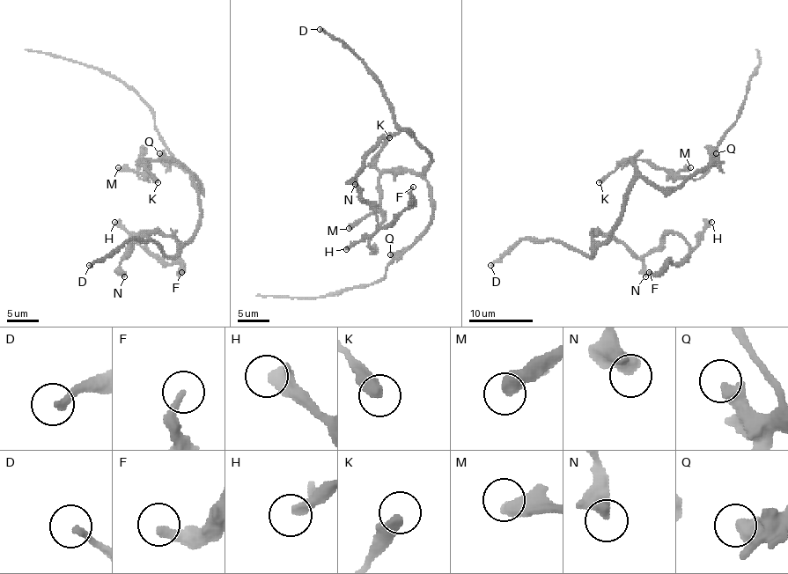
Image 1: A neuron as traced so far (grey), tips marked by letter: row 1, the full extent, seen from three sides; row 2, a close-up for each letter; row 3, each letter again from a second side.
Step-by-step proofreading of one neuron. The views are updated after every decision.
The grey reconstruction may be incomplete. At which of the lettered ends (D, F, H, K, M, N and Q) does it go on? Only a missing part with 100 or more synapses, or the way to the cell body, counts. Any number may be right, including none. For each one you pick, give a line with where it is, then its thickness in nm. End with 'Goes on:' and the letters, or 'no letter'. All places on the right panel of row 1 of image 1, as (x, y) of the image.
Goes on: no letter

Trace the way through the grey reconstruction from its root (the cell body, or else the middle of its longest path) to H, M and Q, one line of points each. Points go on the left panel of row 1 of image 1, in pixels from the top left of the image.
H: (193, 180), (201, 224), (187, 241), (143, 233), (126, 257), (134, 238), (146, 237), (143, 247), (114, 222)
M: (193, 180), (193, 176), (175, 161), (148, 159), (148, 169), (145, 172), (121, 171), (118, 167)
Q: (193, 180), (195, 177), (201, 188), (201, 184), (191, 174), (159, 153)

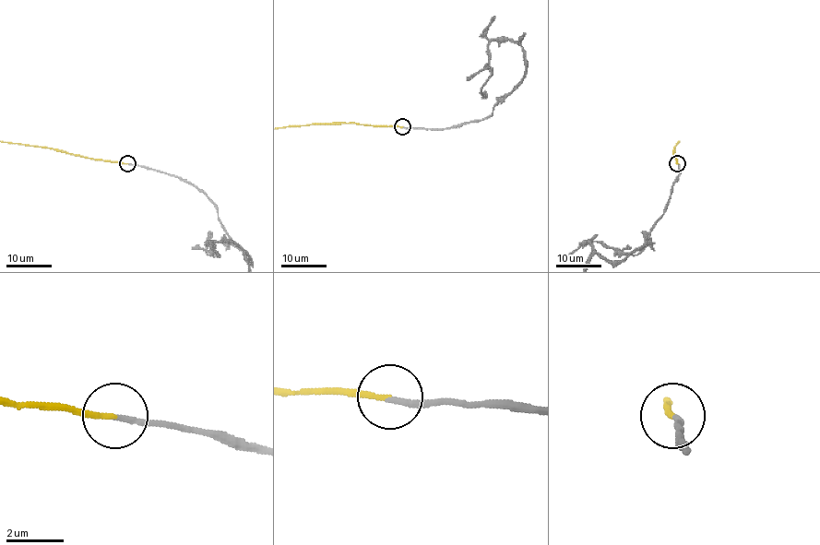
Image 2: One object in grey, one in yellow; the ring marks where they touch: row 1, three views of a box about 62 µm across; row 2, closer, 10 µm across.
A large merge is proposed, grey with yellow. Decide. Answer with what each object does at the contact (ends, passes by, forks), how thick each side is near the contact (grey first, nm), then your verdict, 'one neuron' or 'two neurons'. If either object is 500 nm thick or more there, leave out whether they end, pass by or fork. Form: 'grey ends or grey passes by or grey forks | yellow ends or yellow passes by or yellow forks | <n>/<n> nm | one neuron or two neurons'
grey ends | yellow ends | 180/190 nm | one neuron

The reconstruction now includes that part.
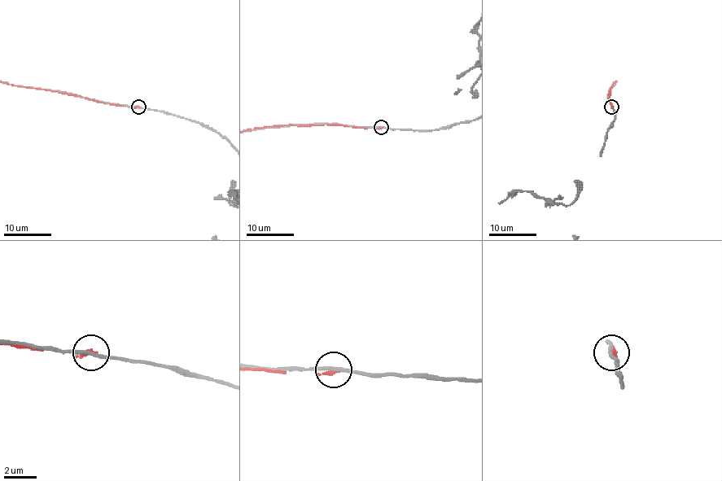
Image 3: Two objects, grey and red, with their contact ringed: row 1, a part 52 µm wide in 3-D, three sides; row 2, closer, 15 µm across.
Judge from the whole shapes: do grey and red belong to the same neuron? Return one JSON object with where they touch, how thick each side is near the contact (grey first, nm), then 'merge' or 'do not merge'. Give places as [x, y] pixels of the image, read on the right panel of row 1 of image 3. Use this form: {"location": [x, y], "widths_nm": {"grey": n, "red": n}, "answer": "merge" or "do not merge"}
{"location": [611, 107], "widths_nm": {"grey": 200, "red": 220}, "answer": "do not merge"}

